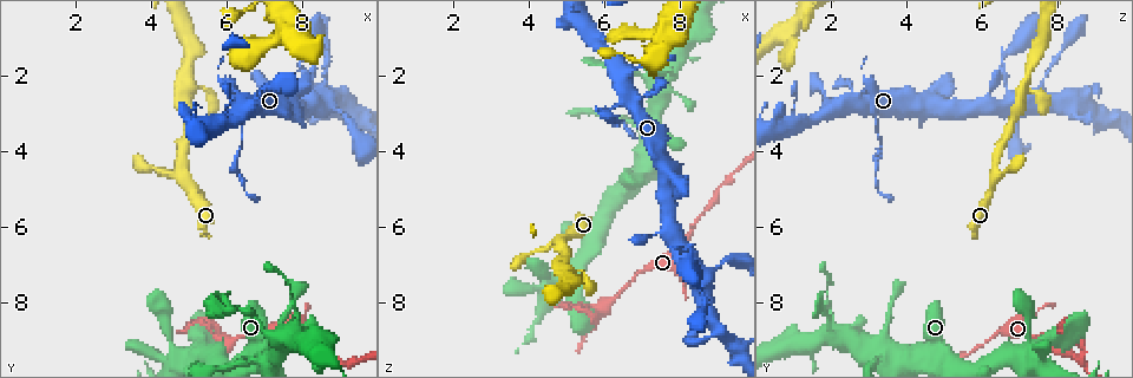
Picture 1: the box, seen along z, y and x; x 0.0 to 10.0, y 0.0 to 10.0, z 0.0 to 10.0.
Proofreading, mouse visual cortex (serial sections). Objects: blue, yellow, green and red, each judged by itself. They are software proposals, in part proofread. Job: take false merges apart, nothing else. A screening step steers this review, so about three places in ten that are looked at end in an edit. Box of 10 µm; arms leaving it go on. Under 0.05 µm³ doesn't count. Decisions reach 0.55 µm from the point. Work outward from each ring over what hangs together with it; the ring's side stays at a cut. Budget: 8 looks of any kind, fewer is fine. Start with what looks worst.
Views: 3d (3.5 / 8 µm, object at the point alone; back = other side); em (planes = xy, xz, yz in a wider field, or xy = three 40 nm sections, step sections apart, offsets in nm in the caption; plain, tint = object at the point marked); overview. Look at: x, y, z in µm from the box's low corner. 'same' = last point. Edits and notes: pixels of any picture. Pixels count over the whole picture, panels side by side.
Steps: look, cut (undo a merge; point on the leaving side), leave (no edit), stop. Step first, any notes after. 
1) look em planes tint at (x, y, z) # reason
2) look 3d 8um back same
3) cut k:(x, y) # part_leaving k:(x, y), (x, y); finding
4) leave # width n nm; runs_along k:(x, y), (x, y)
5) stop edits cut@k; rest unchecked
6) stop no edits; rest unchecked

look 3d 3.5um at (6.15, 2.45, 2.90)

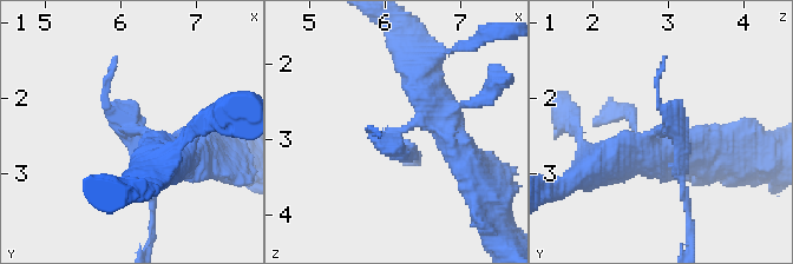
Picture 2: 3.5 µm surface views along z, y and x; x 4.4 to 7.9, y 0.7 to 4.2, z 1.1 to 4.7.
look em xy step 2 tint at (6.15, 2.45, 2.90) # now the EM

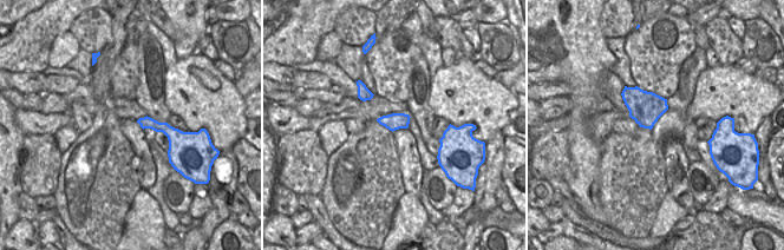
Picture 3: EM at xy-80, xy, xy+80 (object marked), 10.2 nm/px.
leave # runs_along 3:(142, 120), (172, 137), (171, 152); all the same cell

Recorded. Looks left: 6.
look 3d 8um at (5.90, 9.35, 8.40) # abrupt turn

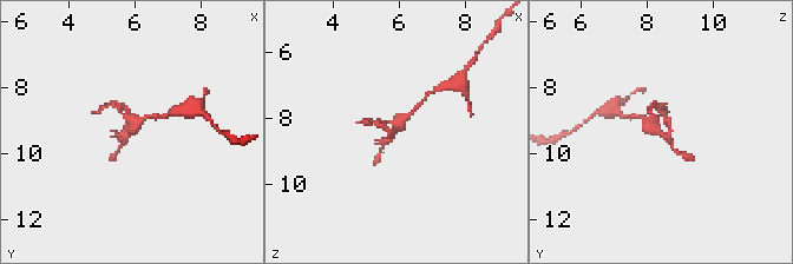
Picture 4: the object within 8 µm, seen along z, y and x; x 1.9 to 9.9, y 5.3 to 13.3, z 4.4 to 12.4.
look em xy step 5 tint same # now the EM

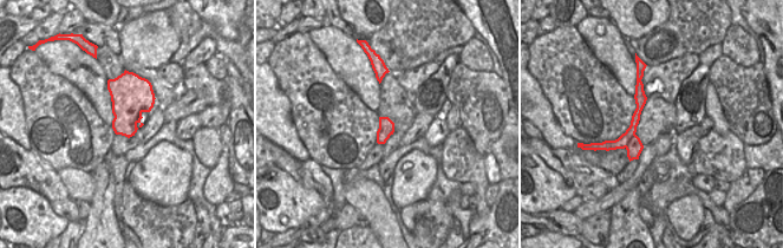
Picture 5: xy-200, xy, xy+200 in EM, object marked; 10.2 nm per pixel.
cut 4:(368, 121) # border 5:(635, 135), (626, 148); two cells meet here

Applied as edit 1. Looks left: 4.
look overview # see it whole again

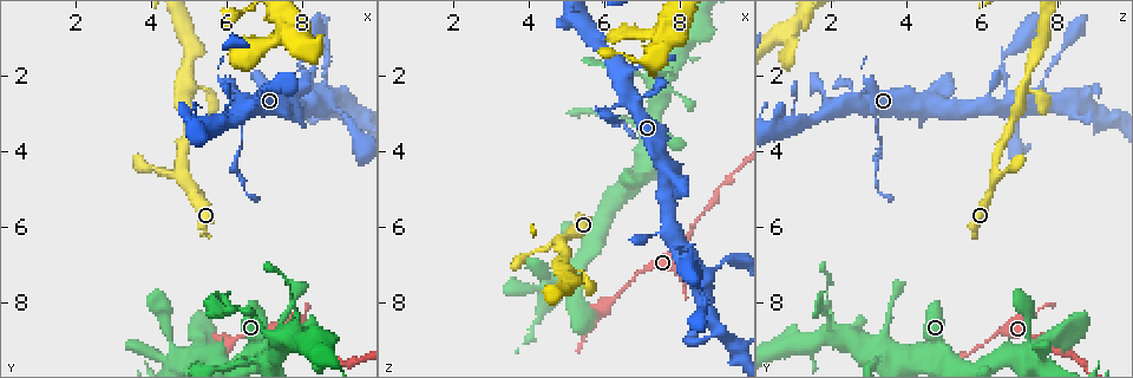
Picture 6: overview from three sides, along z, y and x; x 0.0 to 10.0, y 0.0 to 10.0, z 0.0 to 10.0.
look 3d 3.5um at (8.40, 1.60, 6.55) # abrupt turn

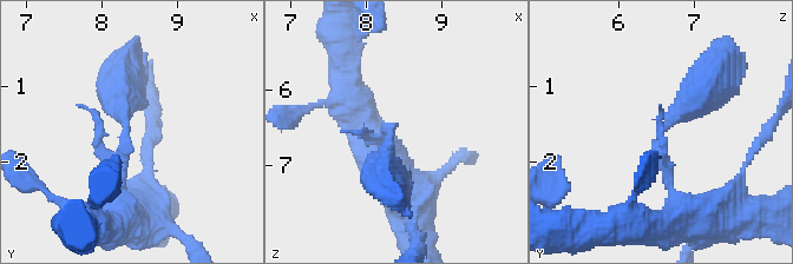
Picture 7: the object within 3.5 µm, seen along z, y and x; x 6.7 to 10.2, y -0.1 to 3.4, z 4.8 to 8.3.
look em xy step 2 tint at (8.30, 1.60, 6.55) # now the EM

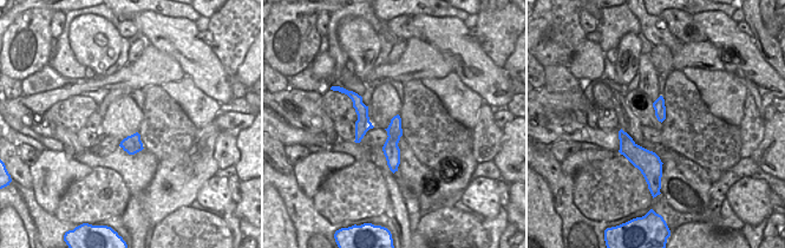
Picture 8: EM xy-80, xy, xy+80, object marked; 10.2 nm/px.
leave # runs_along 8:(397, 118), (393, 138), (393, 168); continuous, no second cell

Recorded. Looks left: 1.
stop edits cut@4; rest unchecked

